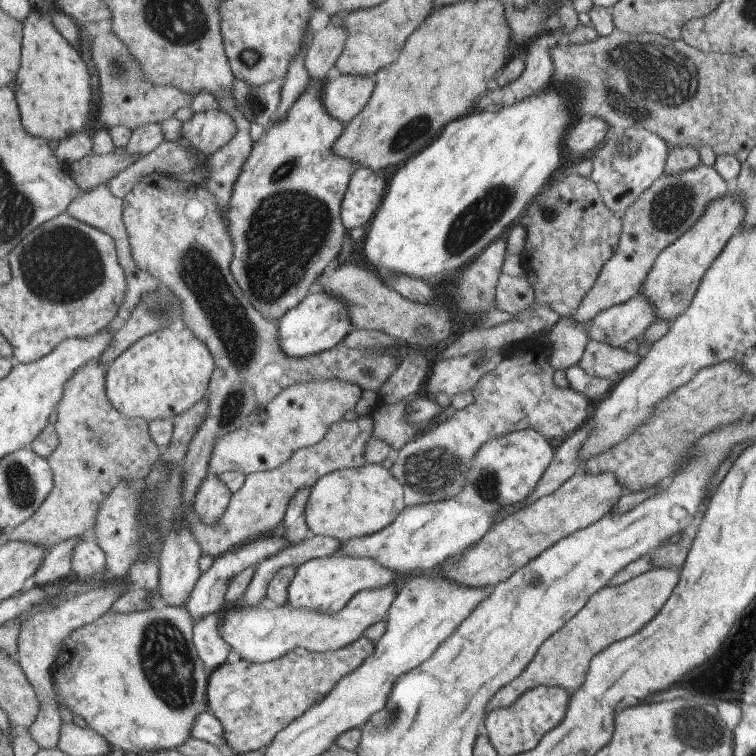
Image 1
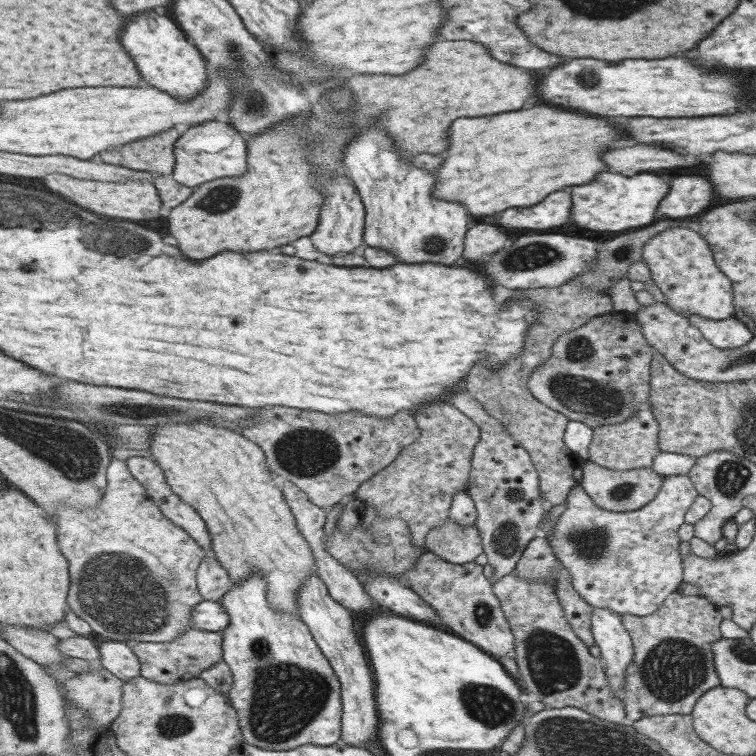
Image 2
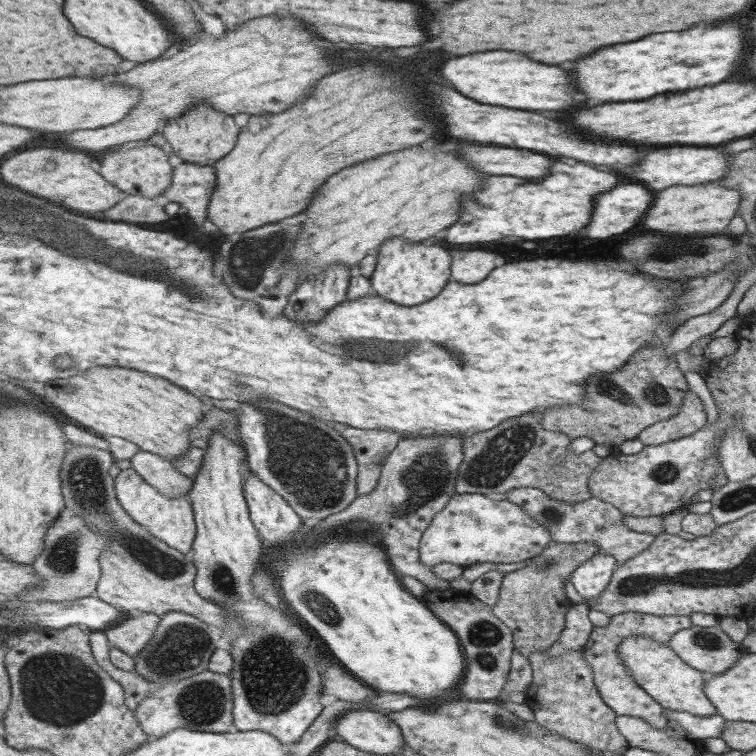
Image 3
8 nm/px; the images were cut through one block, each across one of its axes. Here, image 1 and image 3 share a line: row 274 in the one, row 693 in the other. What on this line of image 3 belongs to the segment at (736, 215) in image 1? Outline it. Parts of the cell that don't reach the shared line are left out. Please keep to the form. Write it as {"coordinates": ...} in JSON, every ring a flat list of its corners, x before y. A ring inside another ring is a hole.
{"coordinates":[[631,636,617,646,617,654,621,656,623,666,633,676,635,684,639,684,657,704,663,706,663,710,675,710,675,712,689,712,691,716,715,716,715,706,707,700,703,692,705,674,685,664,677,654,669,650,669,646,663,646,655,640,649,640,647,636]]}

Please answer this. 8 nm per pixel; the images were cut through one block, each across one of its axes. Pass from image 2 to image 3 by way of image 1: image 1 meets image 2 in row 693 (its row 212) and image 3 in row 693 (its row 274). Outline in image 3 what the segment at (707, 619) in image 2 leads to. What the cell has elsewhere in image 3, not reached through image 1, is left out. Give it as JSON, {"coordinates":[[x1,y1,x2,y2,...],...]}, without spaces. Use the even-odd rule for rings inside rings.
{"coordinates":[[623,612,615,614,609,618,607,626,593,628,589,642,585,644,583,660,587,666,593,670,595,686,603,698,603,702,617,714,617,716,629,716,629,718,641,718,653,728,665,728,667,726,667,716,661,704,657,704,639,684,635,684,633,676,627,672,627,668,621,662,621,656,617,654,617,646,625,638,631,636,647,636,649,640,655,640,663,646,669,646,669,640,675,632,681,632,685,628,691,628,693,624,689,622,687,616,647,616,647,614,635,614,635,612]]}

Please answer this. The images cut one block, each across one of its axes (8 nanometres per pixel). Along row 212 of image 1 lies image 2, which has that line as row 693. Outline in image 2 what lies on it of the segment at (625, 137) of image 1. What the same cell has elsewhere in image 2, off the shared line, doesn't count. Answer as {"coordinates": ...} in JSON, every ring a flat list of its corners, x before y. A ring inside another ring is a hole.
{"coordinates":[[593,608,591,616,591,634,595,646,599,648,599,660,605,660,607,682,613,688,617,700,623,698,623,678,625,668,633,660,633,642,627,630,623,628,621,616,609,608]]}

